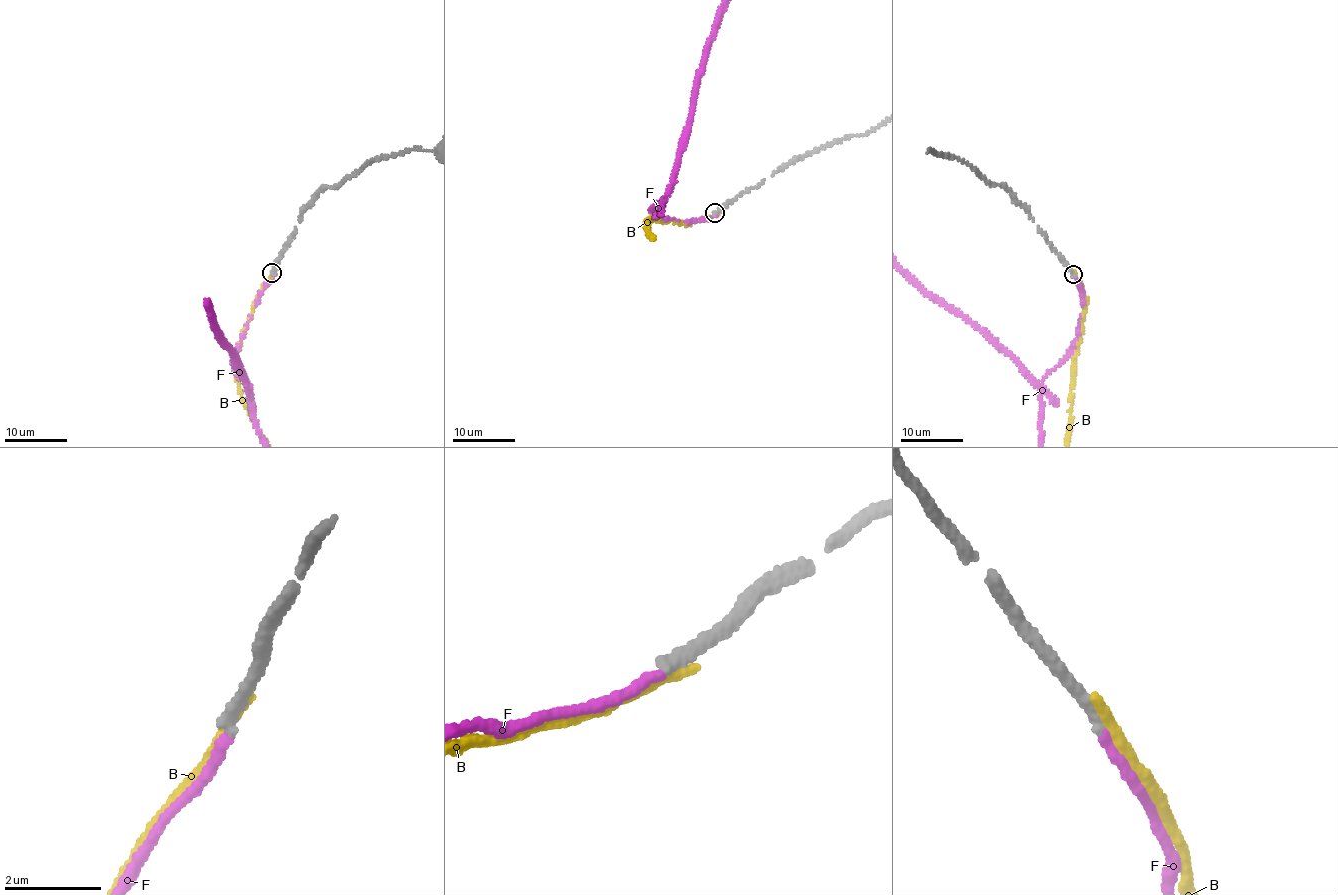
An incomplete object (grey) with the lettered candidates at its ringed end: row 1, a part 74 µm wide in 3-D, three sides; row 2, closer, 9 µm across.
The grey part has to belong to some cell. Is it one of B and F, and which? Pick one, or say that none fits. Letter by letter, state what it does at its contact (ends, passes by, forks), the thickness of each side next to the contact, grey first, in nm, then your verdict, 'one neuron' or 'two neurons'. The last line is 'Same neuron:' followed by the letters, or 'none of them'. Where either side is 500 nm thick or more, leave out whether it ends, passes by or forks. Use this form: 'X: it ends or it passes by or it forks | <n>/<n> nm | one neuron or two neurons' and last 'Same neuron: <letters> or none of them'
B: it ends | 320/280 nm | two neurons
F: it ends | 280/200 nm | two neurons
Same neuron: none of them

